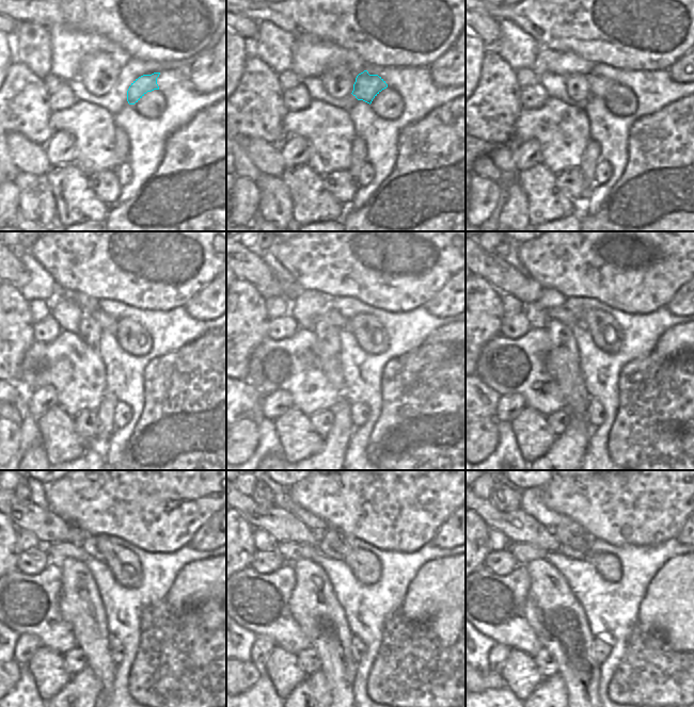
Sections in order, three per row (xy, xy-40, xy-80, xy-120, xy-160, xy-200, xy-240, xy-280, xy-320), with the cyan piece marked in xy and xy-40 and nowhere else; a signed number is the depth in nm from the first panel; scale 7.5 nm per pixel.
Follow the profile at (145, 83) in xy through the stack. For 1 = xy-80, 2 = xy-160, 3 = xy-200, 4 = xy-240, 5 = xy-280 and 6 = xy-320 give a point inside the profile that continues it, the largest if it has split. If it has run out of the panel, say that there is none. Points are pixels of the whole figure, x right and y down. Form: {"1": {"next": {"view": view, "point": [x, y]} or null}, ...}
{"1": {"next": {"view": "xy-80", "point": [599, 85]}}, "2": {"next": {"view": "xy-160", "point": [332, 317]}}, "3": {"next": {"view": "xy-200", "point": [563, 315]}}, "4": {"next": {"view": "xy-240", "point": [60, 550]}}, "5": {"next": {"view": "xy-280", "point": [290, 551]}}, "6": {"next": {"view": "xy-320", "point": [524, 553]}}}

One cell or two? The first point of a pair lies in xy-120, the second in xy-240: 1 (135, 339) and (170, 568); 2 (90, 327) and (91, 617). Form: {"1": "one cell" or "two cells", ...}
{"1": "two cells", "2": "one cell"}

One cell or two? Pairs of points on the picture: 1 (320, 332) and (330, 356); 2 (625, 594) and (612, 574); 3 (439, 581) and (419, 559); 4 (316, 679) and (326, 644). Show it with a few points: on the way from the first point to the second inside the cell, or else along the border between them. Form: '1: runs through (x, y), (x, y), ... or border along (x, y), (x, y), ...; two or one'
1: runs through (327, 338), (329, 350); one
2: border along (596, 568), (609, 581), (616, 581), (622, 574); two
3: border along (446, 556), (427, 561), (409, 585); two
4: border along (320, 670), (330, 693); two

